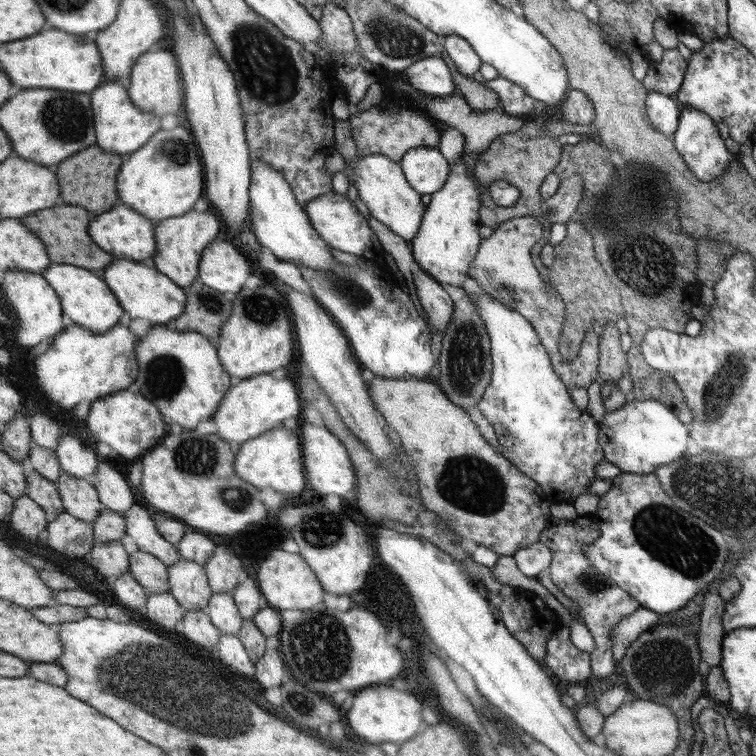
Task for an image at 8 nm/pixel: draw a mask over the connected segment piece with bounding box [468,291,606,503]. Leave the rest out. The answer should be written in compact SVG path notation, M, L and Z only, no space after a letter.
M486 291L469 292L468 295L488 331L492 362L491 379L477 407L493 426L503 457L539 483L554 501L573 503L580 494L589 493L587 484L598 477L594 475L594 467L606 457L600 444L599 423L586 408L574 406L567 386L552 370L551 357L529 319Z

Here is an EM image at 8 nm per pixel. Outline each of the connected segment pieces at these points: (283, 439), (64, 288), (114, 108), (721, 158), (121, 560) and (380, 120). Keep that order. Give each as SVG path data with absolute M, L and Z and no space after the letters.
M282 424L237 446L234 465L235 473L244 482L258 489L270 488L284 495L298 494L306 486L307 478L299 434L288 432Z
M52 263L42 272L44 278L59 295L62 302L63 314L68 316L74 324L91 330L96 334L108 332L119 323L124 309L119 299L112 294L111 287L106 286L101 273L70 264Z
M104 82L90 94L91 108L95 116L95 144L103 152L130 155L142 149L152 136L162 128L160 122L167 122L152 113L144 113L132 103L126 84Z
M684 105L679 130L676 130L674 134L675 150L683 156L688 168L691 168L696 176L704 182L719 177L720 174L728 169L728 166L733 162L732 158L734 158L730 154L730 150L726 148L724 140L718 136L714 121L708 115L696 110L694 106Z
M119 540L106 544L96 543L84 558L90 568L103 577L120 577L129 571L129 555Z
M372 106L370 110L356 113L350 117L351 133L358 148L359 156L382 154L394 162L402 162L402 159L410 150L419 147L431 147L438 149L439 132L436 124L428 120L426 116L414 112L414 110L382 110L380 106Z

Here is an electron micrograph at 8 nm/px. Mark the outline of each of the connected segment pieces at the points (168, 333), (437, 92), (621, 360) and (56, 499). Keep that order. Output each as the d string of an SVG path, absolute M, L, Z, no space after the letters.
M155 325L136 343L138 372L137 377L127 389L151 399L159 407L160 414L168 425L176 422L185 430L195 430L200 420L210 419L216 412L224 394L231 388L233 382L232 376L224 371L215 346L216 343L199 332L170 330L166 326Z
M441 56L419 60L406 69L409 84L434 99L454 95L456 86L450 67Z
M614 322L605 324L602 336L599 338L600 371L595 382L616 384L620 378L629 372L627 354L620 347L620 331Z
M30 467L27 493L52 517L65 510L58 486Z

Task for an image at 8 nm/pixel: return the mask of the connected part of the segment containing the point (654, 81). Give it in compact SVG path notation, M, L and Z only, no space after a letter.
M664 49L657 60L650 60L645 78L641 81L647 93L656 92L673 97L686 80L687 60L677 49Z

